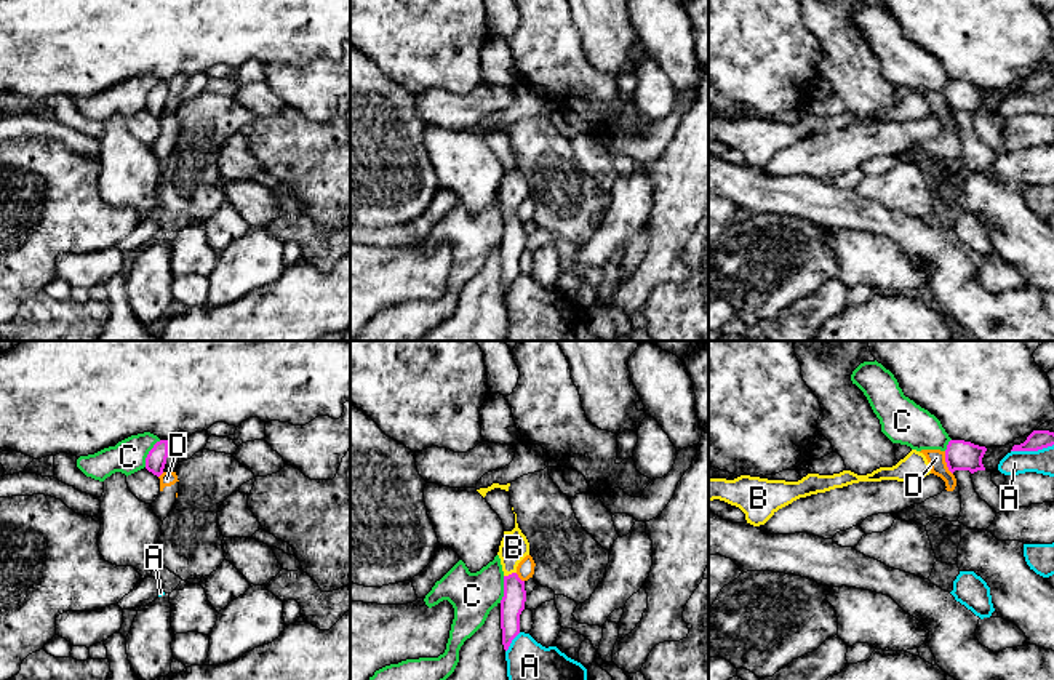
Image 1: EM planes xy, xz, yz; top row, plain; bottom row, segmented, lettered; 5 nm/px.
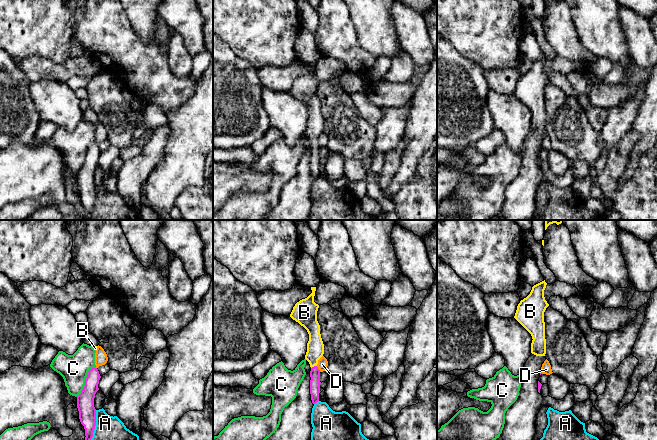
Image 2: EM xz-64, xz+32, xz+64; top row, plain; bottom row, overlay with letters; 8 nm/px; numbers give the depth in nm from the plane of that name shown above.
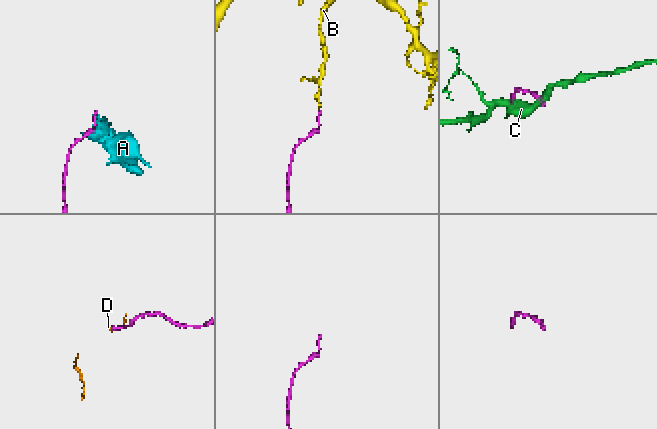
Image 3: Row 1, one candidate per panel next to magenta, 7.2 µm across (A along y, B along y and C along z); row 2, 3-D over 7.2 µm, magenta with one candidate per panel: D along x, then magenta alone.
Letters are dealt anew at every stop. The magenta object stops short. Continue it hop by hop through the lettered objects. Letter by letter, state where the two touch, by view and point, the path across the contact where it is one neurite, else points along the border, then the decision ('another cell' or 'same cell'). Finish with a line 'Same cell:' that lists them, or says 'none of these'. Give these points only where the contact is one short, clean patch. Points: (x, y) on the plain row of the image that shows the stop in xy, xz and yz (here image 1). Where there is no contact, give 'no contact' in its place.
A: meets magenta in yz at (1032, 92); another cell
B: meets magenta in xz at (509, 216); runs through xz (512, 245), (509, 216), (509, 200), (514, 189); same cell
C: meets magenta in xy at (149, 95); border along xy (160, 82), (149, 93), (144, 108); another cell
D: meets magenta in yz at (946, 103); border along yz (944, 93), (944, 103), (952, 116); another cell
Same cell: B

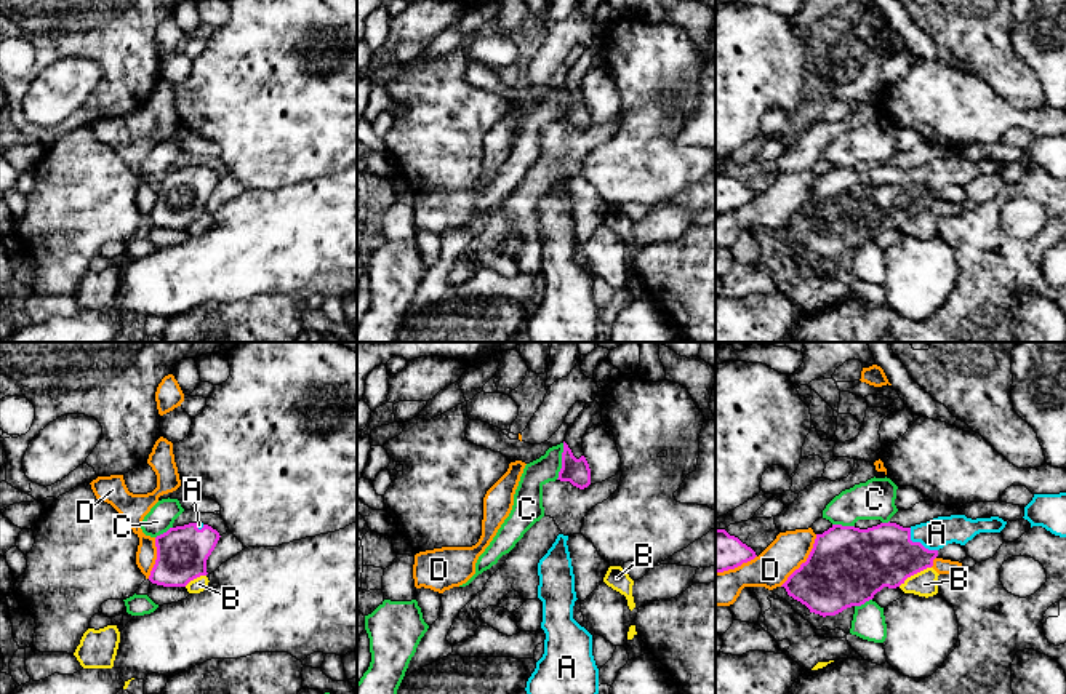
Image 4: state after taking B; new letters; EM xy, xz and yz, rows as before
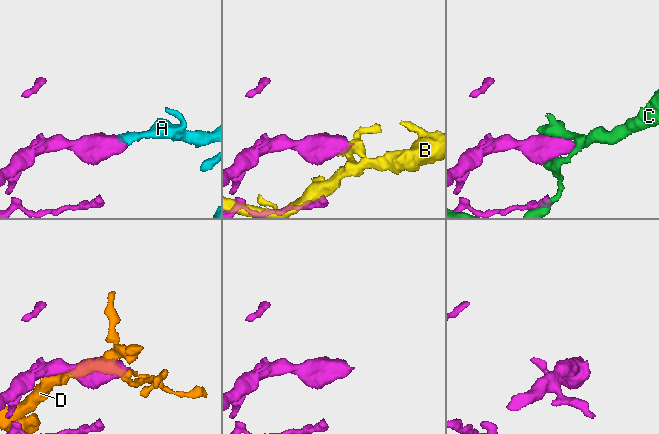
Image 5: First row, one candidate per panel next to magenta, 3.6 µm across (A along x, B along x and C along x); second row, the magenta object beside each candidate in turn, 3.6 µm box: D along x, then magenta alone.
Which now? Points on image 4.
A: meets magenta in yz at (919, 184); runs through yz (884, 197), (911, 192), (919, 184), (937, 175); same cell
B: meets magenta in yz at (914, 215); border along yz (930, 208), (908, 218), (898, 227); another cell
C: meets magenta in xz at (562, 103); another cell
D: meets magenta in yz at (807, 202); another cell
Same cell: A

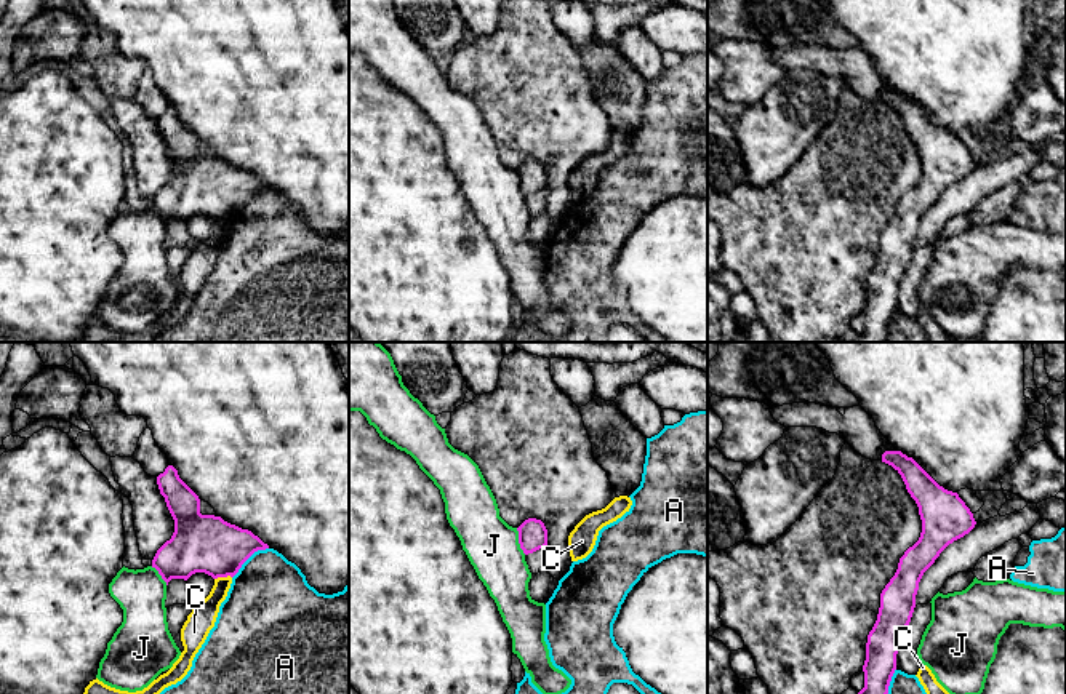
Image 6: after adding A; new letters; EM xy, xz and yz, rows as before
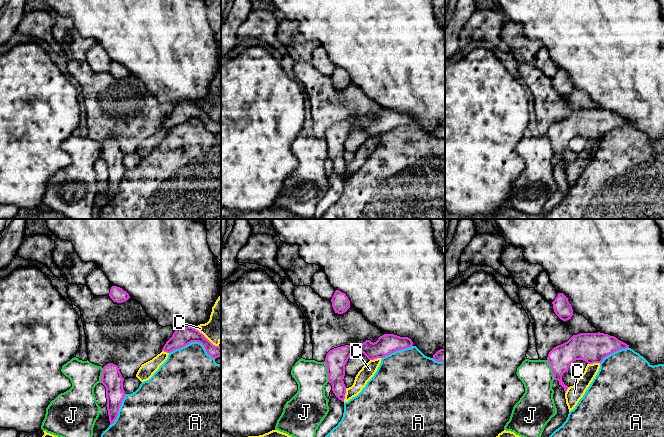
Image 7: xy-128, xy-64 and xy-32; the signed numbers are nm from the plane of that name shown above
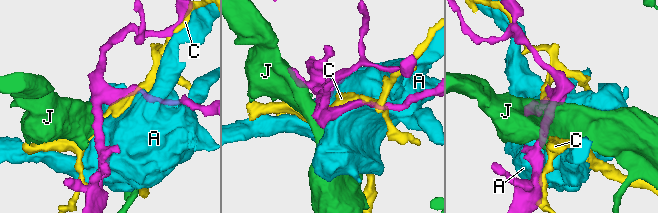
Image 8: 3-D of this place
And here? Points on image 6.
A: meets magenta in xy at (248, 199); another cell
C: meets magenta in xy at (223, 218); another cell
J: meets magenta in xz at (519, 183); border along xz (516, 170), (519, 189), (525, 195); another cell
Same cell: none of these

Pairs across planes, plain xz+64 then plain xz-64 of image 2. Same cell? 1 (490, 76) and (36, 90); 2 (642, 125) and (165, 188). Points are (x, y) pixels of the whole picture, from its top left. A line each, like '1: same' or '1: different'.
1: different
2: same

